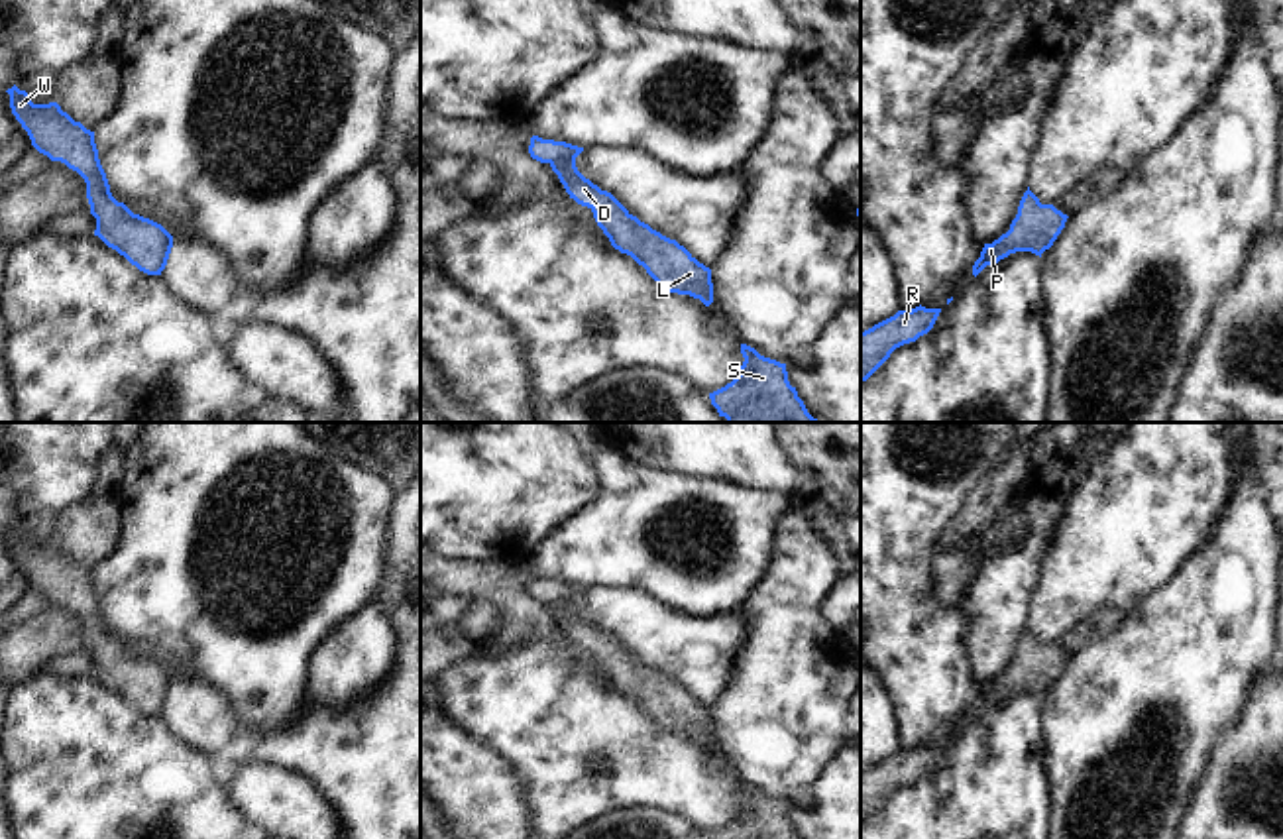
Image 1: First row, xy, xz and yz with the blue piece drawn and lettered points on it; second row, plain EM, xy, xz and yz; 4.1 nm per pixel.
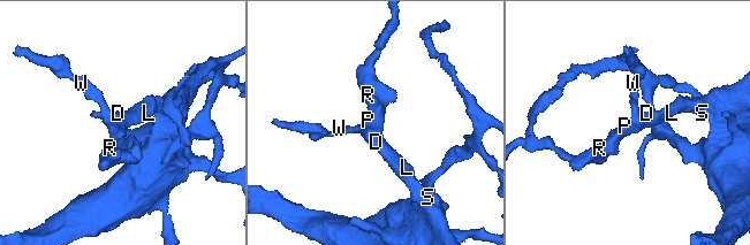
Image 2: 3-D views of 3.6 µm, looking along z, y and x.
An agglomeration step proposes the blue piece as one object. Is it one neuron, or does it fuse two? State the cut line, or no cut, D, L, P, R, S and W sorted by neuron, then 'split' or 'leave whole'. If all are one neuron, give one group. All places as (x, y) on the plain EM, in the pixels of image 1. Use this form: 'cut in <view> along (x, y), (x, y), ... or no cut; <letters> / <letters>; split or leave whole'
no cut; D L P R S W; leave whole

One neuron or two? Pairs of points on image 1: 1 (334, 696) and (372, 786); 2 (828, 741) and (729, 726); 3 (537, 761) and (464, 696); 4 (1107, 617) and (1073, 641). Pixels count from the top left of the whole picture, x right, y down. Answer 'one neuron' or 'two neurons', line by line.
1: two neurons
2: one neuron
3: one neuron
4: one neuron

